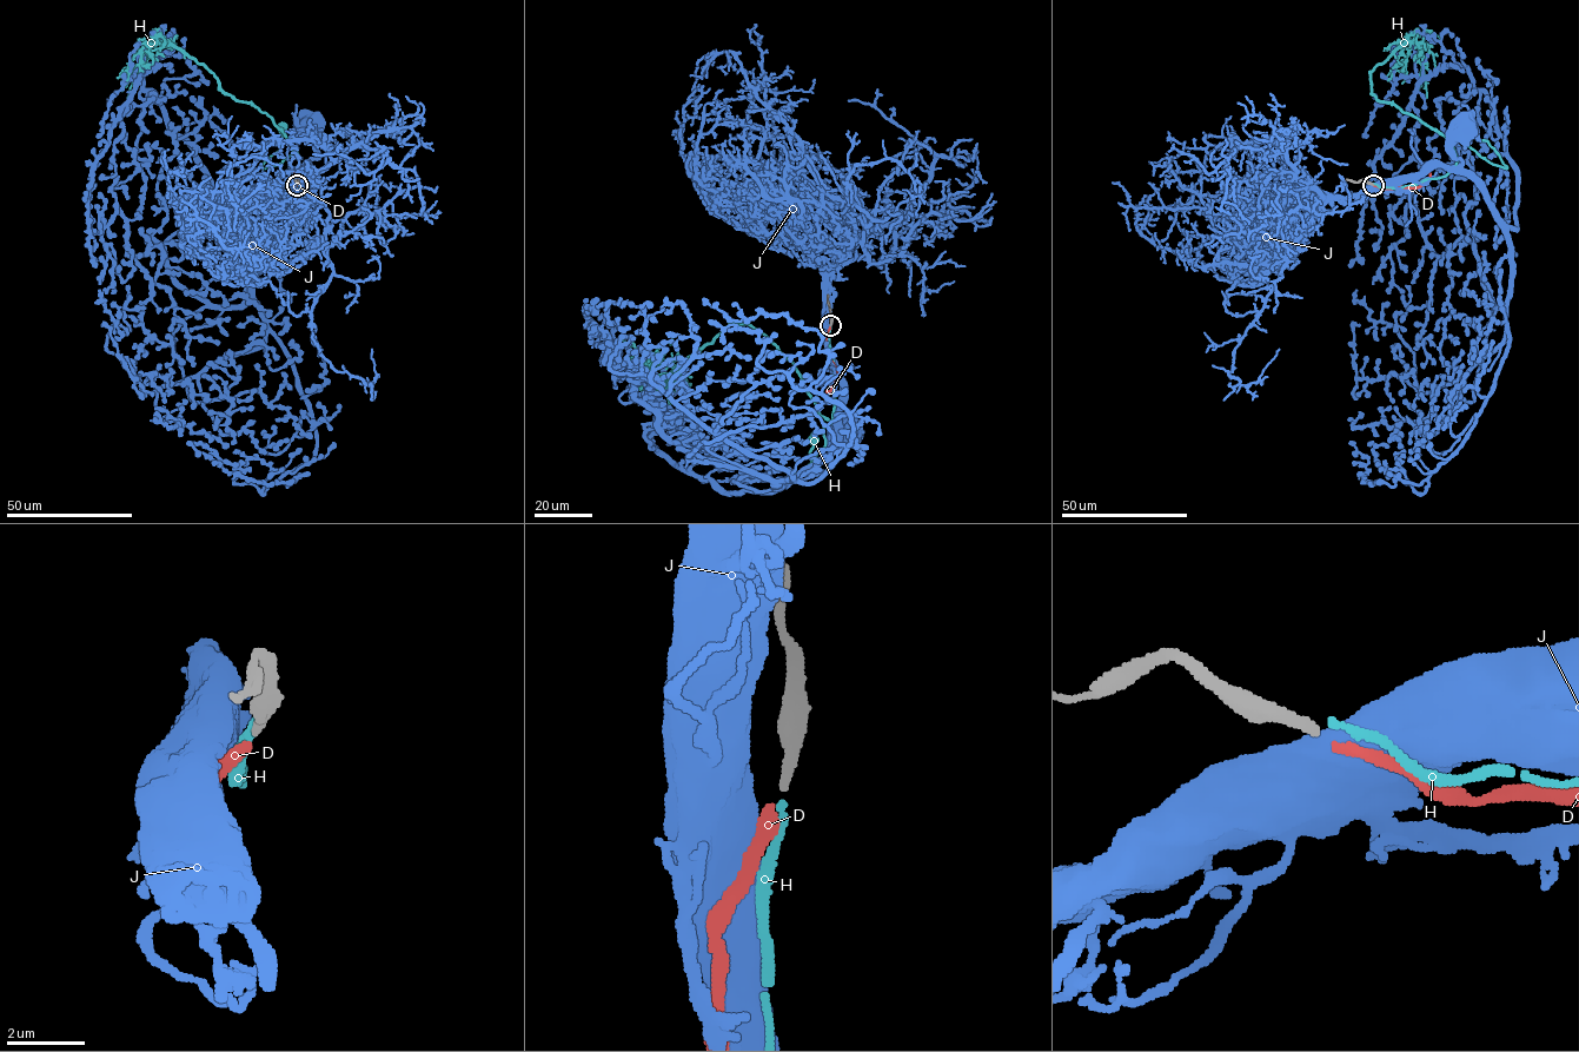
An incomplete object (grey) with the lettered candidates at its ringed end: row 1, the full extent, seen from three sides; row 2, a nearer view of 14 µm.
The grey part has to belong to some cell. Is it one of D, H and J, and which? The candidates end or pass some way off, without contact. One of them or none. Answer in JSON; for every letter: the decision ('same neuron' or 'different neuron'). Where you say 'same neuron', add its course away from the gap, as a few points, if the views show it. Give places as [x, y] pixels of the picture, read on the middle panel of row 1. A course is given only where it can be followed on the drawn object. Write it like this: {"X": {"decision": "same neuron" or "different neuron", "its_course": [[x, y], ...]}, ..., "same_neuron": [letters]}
{"D": {"decision": "same neuron", "its_course": [[829, 326], [826, 350], [835, 368], [835, 379], [826, 390]]}, "H": {"decision": "different neuron"}, "J": {"decision": "different neuron"}, "same_neuron": ["D"]}

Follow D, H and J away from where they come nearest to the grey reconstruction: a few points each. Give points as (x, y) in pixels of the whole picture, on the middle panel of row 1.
D: (829, 326), (826, 350), (835, 368), (835, 379), (826, 390)
H: (830, 326), (833, 421), (818, 411), (823, 423), (824, 447), (790, 481), (791, 476), (810, 465), (814, 438)
J: (828, 326), (828, 355), (842, 385), (838, 427), (846, 429), (853, 417), (850, 434)

